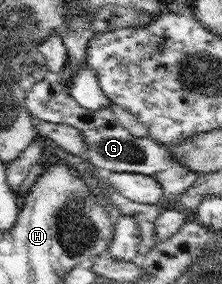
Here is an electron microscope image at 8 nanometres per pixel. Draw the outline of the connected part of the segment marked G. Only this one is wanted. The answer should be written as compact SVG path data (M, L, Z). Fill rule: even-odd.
M39 81L29 90L25 99L25 106L34 119L44 120L52 123L70 125L79 129L87 145L87 156L89 163L98 169L107 171L126 171L130 173L142 173L154 177L162 185L164 200L162 209L182 210L178 204L182 193L194 184L198 174L191 172L185 165L175 160L160 142L153 137L136 137L131 134L115 116L111 108L92 111L83 108L70 94L69 88L60 81Z

